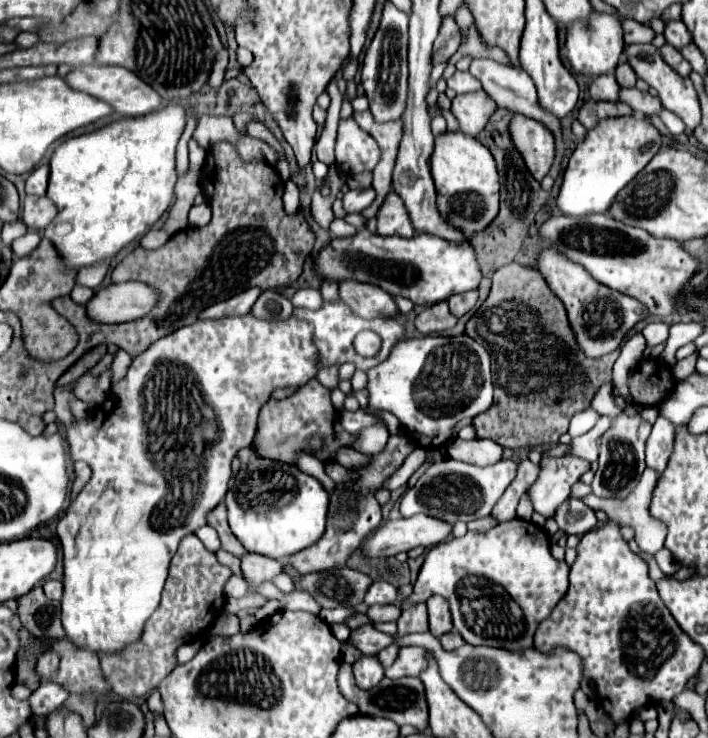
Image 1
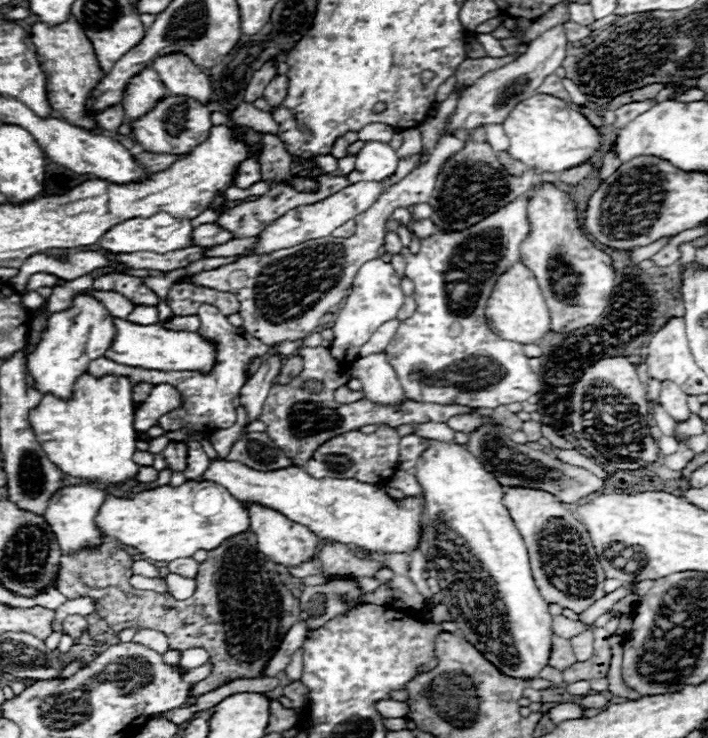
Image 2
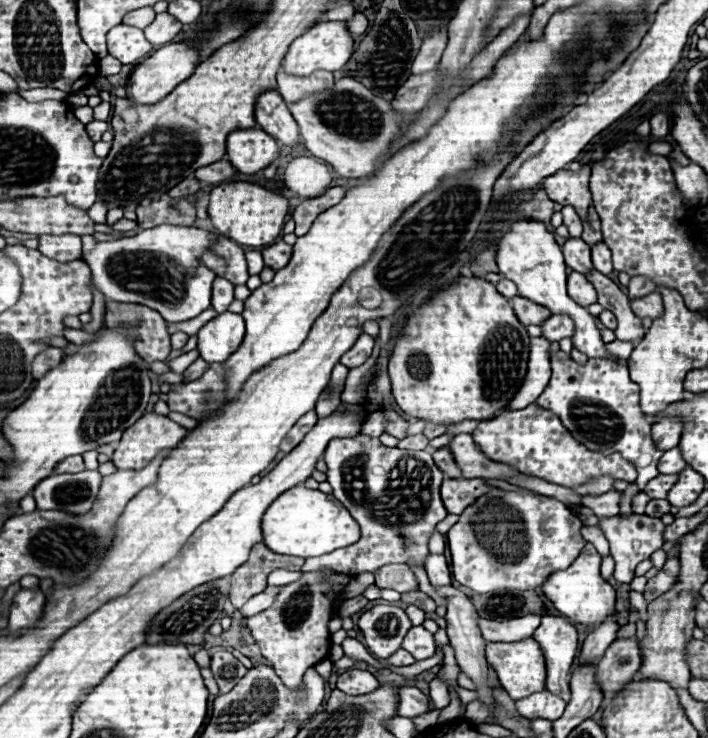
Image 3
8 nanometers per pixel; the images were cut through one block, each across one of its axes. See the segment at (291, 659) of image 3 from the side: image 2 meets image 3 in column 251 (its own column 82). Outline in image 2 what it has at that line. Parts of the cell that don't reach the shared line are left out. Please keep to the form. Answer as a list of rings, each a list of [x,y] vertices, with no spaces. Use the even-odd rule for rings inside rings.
[[[70,616],[64,620],[64,634],[78,638],[86,630],[86,620],[82,616]]]

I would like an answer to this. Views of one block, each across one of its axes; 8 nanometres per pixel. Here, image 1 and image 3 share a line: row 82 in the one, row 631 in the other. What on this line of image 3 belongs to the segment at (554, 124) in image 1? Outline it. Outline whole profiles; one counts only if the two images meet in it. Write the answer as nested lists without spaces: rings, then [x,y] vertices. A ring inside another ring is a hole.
[[[524,616],[520,620],[508,620],[508,622],[494,622],[480,618],[478,622],[486,642],[520,642],[532,638],[538,624],[540,616]]]

